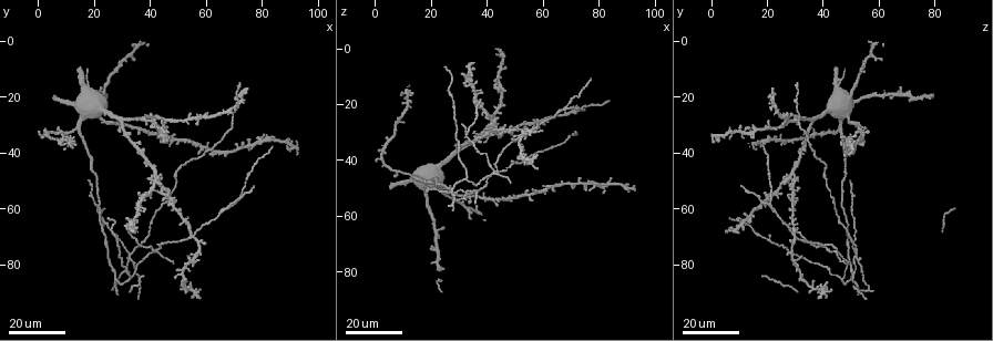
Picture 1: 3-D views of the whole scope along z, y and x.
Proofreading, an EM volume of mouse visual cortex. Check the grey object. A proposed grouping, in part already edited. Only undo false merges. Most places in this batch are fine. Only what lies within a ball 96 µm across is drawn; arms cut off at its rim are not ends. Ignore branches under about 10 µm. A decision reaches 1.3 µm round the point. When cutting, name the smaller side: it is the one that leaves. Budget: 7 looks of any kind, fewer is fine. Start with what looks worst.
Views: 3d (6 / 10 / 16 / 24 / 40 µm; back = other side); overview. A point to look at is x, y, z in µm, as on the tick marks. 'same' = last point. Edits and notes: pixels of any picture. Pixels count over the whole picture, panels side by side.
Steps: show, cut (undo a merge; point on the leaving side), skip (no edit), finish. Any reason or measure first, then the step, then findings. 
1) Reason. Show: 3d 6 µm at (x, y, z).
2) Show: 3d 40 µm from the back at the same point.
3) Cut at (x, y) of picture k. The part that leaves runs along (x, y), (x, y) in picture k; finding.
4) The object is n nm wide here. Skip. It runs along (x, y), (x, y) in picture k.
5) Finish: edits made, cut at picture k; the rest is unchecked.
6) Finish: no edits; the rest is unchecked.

Four or more arms meet. Show: 3d 16 µm at (33, 76, 51).

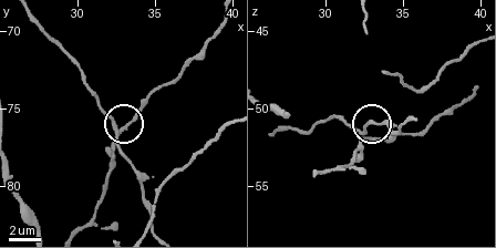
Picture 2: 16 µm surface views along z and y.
Show: 3d 10 µm at (32.8, 76.2, 51.6).

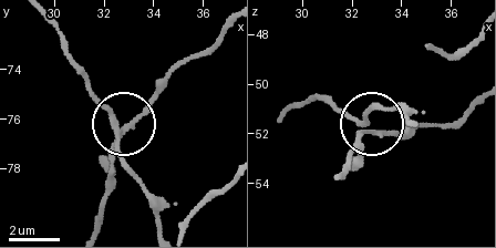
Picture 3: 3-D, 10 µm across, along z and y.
4 arms meet here. Skip. Continuous, no second cell.

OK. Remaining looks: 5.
Four-way junction. Show: 3d 16 µm at (42, 75, 45).

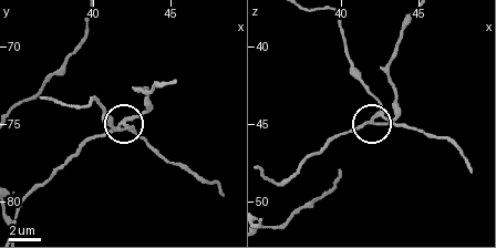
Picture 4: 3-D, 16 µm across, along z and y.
Closer look. Show: 3d 6 µm at (42.2, 75.2, 44.6).

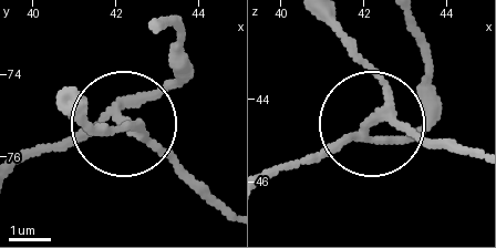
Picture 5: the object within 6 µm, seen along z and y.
The object is 220 nm wide here. Cut at (127, 123) of picture 5. The part that leaves runs along (119, 115), (136, 126), (90, 123) in picture 5; two cells meet here.

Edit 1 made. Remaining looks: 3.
Show: overview.

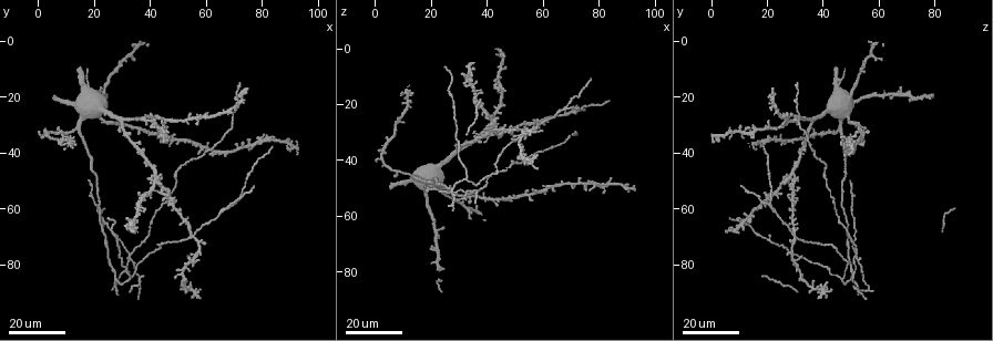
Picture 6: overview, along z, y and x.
Two arms in line, one across. Show: 3d 16 µm at (68, 60, 21).

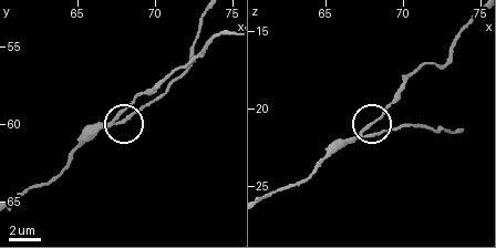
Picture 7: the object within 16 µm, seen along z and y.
Closer look. Show: 3d 6 µm at (67.8, 59.4, 21.4).

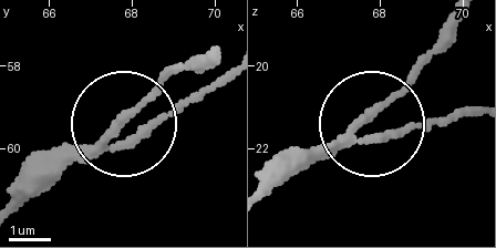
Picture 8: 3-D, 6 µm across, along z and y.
Skip. All the same cell.

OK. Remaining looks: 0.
Finish: edits made, cut at picture 5; the rest is unchecked.

